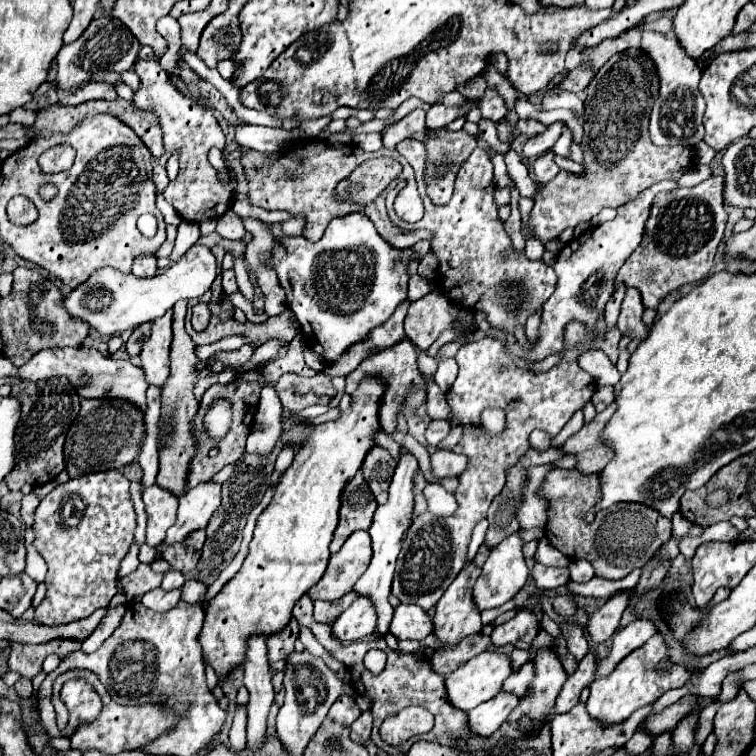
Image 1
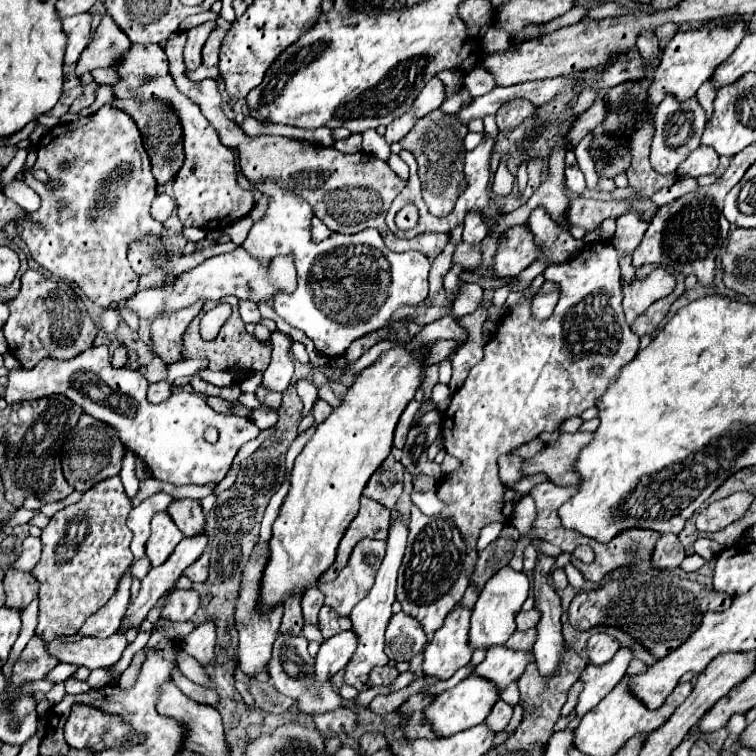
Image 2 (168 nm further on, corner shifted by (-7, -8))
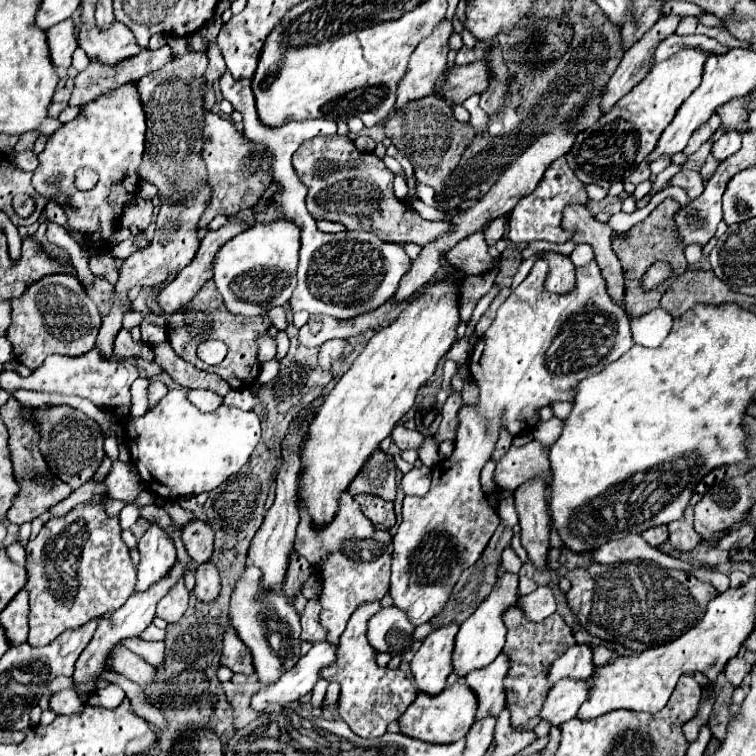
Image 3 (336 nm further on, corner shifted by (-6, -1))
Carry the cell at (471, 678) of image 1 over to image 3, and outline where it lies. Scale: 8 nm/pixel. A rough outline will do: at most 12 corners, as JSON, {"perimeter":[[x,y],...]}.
{"perimeter":[[465,684],[419,694],[399,732],[431,744],[461,740],[475,722]]}

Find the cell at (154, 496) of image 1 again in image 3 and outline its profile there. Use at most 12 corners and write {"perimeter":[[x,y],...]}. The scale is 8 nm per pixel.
{"perimeter":[[151,526],[139,540],[135,592],[161,582],[175,564],[171,538]]}

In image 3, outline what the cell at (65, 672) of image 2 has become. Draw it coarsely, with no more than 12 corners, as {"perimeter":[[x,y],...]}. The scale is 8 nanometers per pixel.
{"perimeter":[[185,568],[131,594],[99,620],[93,640],[75,664],[77,694],[91,694],[109,670],[115,646],[153,622],[157,602]]}

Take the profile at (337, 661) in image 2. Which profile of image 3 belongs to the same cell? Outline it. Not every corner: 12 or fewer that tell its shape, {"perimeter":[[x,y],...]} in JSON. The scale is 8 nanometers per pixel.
{"perimeter":[[335,646],[313,648],[277,682],[263,686],[251,708],[287,706],[313,690]]}

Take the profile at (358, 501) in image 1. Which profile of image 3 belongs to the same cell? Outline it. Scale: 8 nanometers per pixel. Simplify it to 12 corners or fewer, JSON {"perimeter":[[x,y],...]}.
{"perimeter":[[359,494],[355,502],[375,528],[395,526],[393,502],[375,494]]}

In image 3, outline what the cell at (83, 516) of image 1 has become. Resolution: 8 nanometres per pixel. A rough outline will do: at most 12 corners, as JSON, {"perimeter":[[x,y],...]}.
{"perimeter":[[105,500],[29,540],[29,644],[119,608],[135,584]]}

